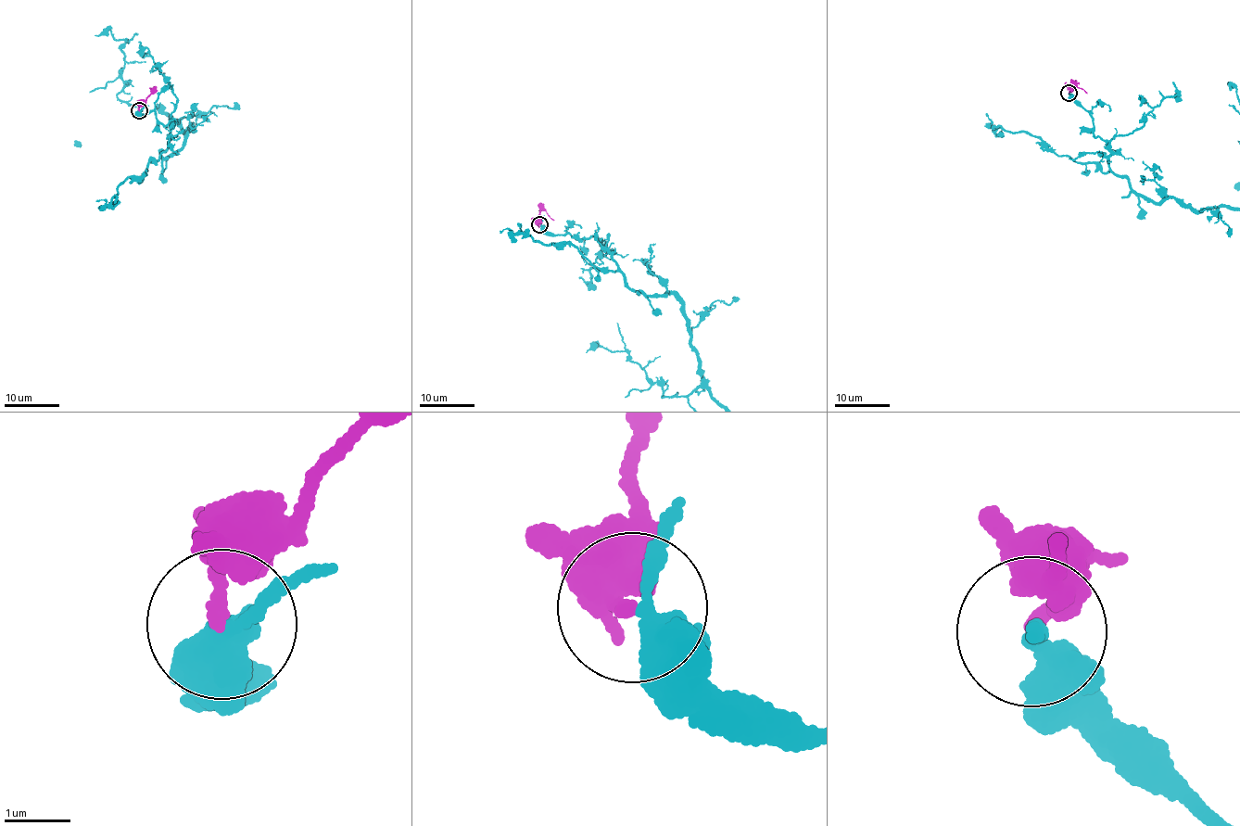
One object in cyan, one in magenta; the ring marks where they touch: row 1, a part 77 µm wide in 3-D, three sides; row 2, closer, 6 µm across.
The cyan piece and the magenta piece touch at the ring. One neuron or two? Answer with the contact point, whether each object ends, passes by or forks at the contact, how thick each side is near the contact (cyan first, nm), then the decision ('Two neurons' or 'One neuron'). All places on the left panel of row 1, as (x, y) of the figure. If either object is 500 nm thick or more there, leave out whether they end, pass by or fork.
Place: (139, 110). At the ring cyan passes by. At the ring magenta ends. Thickness 400 nm (cyan) against 190 nm. Two neurons

